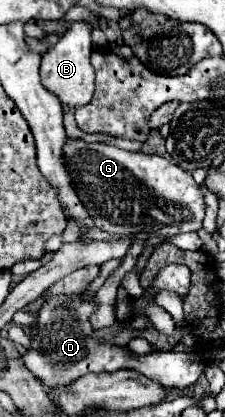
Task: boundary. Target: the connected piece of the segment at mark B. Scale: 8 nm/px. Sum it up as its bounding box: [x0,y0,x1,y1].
[41,20,95,108]

